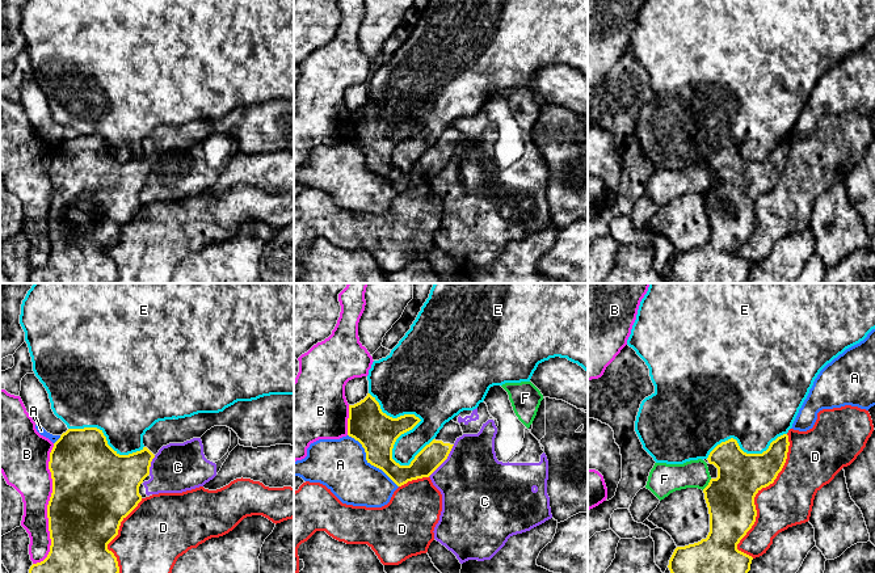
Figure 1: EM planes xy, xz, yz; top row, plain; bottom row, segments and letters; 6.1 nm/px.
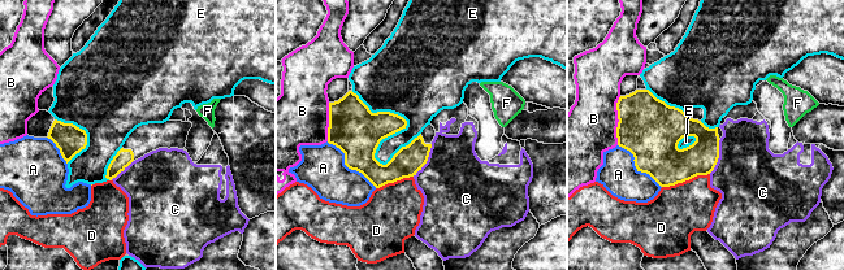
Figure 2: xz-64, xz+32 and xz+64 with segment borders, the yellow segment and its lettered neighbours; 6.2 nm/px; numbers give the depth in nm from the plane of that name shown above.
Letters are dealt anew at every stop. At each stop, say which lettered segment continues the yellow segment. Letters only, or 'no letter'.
no letter

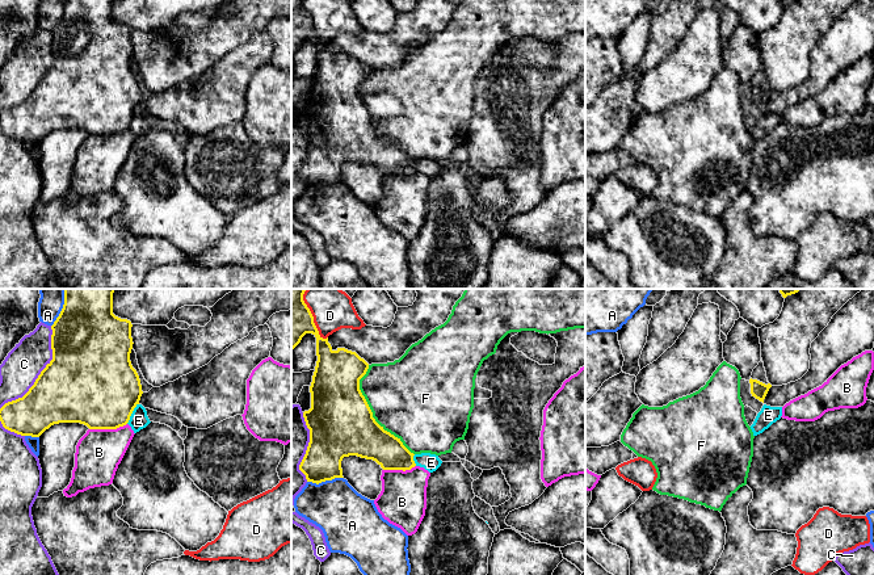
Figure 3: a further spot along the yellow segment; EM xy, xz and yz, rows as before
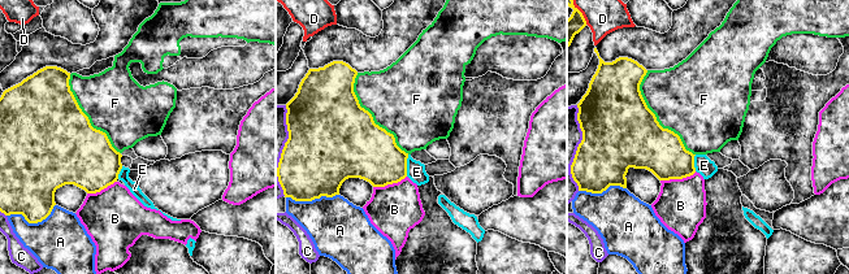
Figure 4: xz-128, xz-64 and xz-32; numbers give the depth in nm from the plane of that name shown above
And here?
no letter

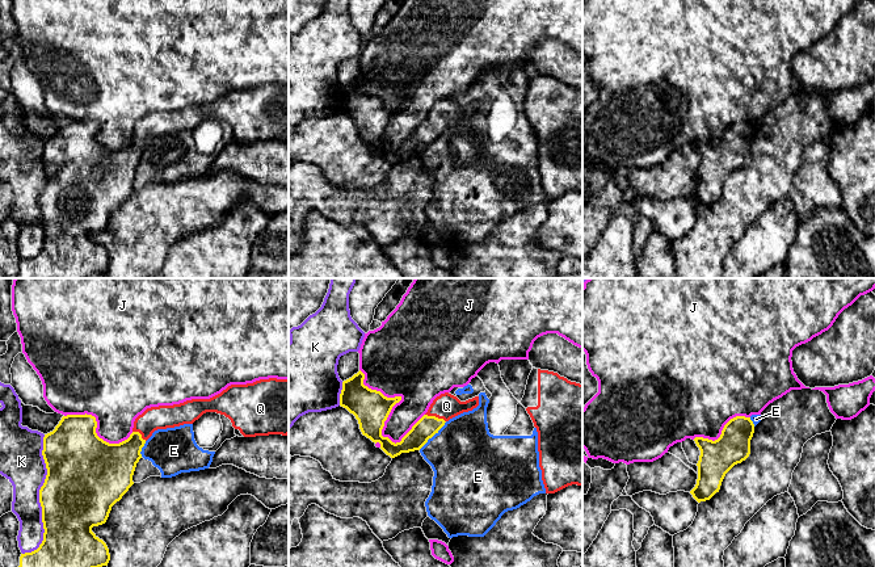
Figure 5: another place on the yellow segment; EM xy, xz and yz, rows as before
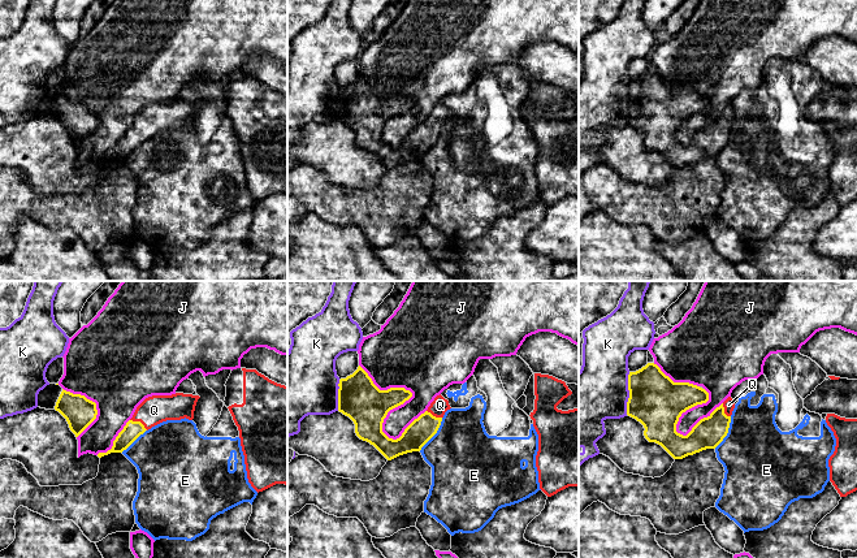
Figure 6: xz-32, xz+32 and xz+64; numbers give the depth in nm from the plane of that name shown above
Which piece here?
Q

